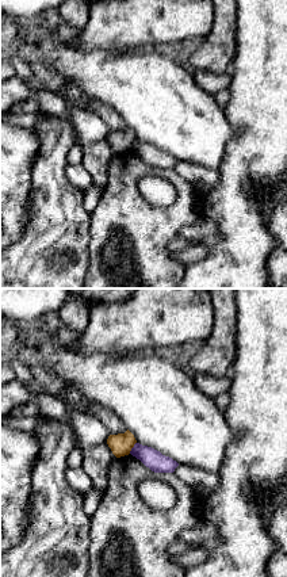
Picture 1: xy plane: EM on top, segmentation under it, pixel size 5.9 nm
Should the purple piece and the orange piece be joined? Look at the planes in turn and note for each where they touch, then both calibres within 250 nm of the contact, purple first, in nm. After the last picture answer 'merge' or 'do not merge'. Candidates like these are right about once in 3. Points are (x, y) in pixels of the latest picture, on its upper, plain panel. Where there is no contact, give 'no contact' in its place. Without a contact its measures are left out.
contact (133, 144); calibres 120 and 140 nm

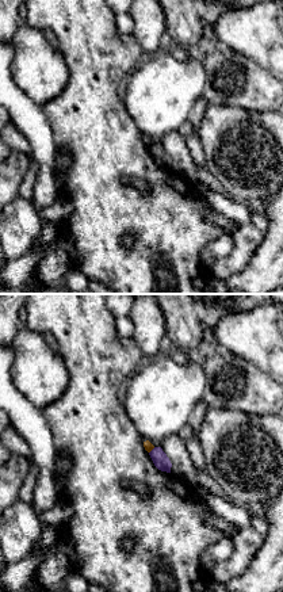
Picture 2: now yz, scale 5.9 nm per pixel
contact (152, 146); calibres 90 and 50 nm

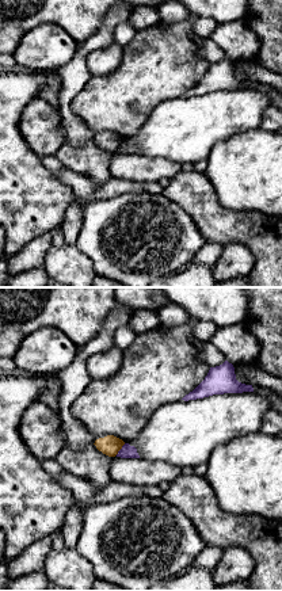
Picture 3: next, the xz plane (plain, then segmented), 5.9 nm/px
contact (121, 145); calibres 80 and 120 nm

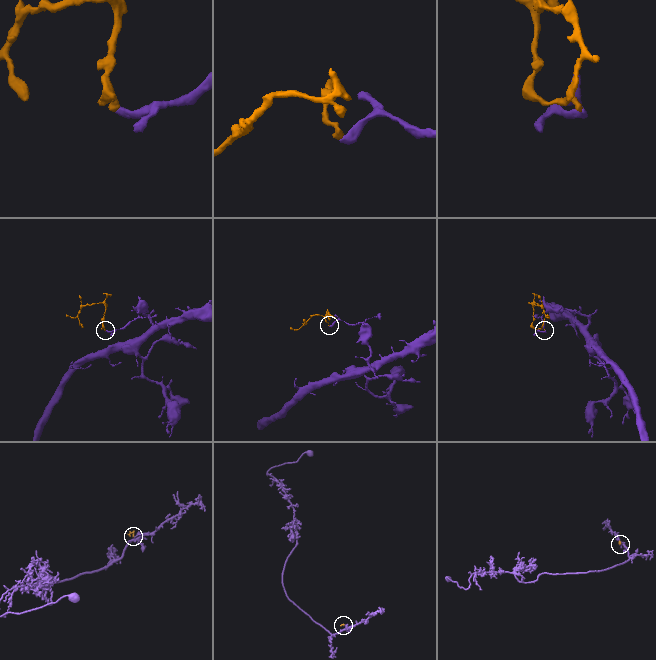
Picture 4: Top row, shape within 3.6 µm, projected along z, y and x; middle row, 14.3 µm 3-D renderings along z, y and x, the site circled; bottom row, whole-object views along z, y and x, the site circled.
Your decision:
do not merge

